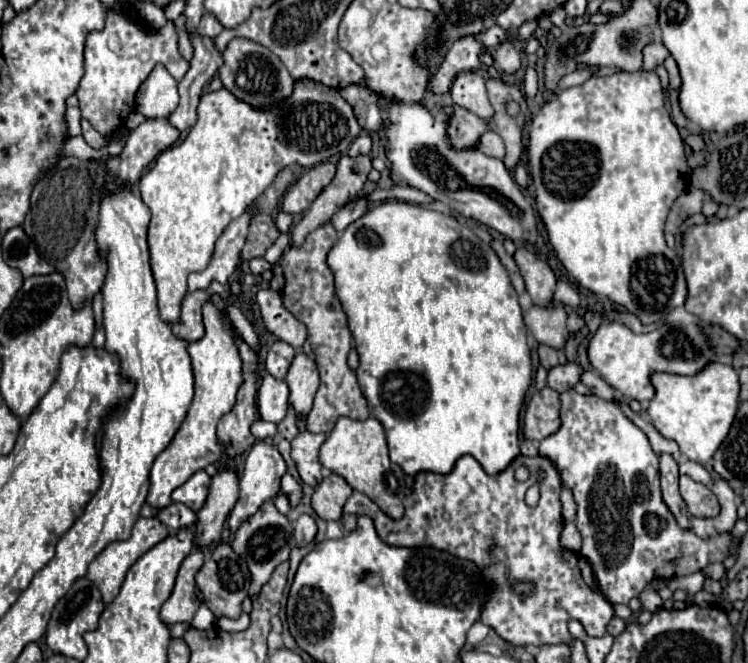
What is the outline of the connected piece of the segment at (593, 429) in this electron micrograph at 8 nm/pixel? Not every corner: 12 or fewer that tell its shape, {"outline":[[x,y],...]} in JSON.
{"outline":[[561,393],[539,443],[577,503],[599,591],[627,605],[723,561],[681,531],[623,411]]}

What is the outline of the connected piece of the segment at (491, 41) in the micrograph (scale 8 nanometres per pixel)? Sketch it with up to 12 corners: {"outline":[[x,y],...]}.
{"outline":[[497,25],[474,35],[486,46],[499,45],[517,29],[503,30]]}

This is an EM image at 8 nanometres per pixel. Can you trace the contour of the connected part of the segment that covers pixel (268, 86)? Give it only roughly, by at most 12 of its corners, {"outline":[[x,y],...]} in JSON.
{"outline":[[239,37],[223,53],[225,89],[271,107],[295,83],[277,55]]}

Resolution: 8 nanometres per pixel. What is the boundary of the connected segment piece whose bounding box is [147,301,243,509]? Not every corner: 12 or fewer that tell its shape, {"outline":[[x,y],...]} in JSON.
{"outline":[[211,301],[187,345],[195,397],[151,467],[147,503],[219,461],[217,421],[243,383],[235,339]]}

